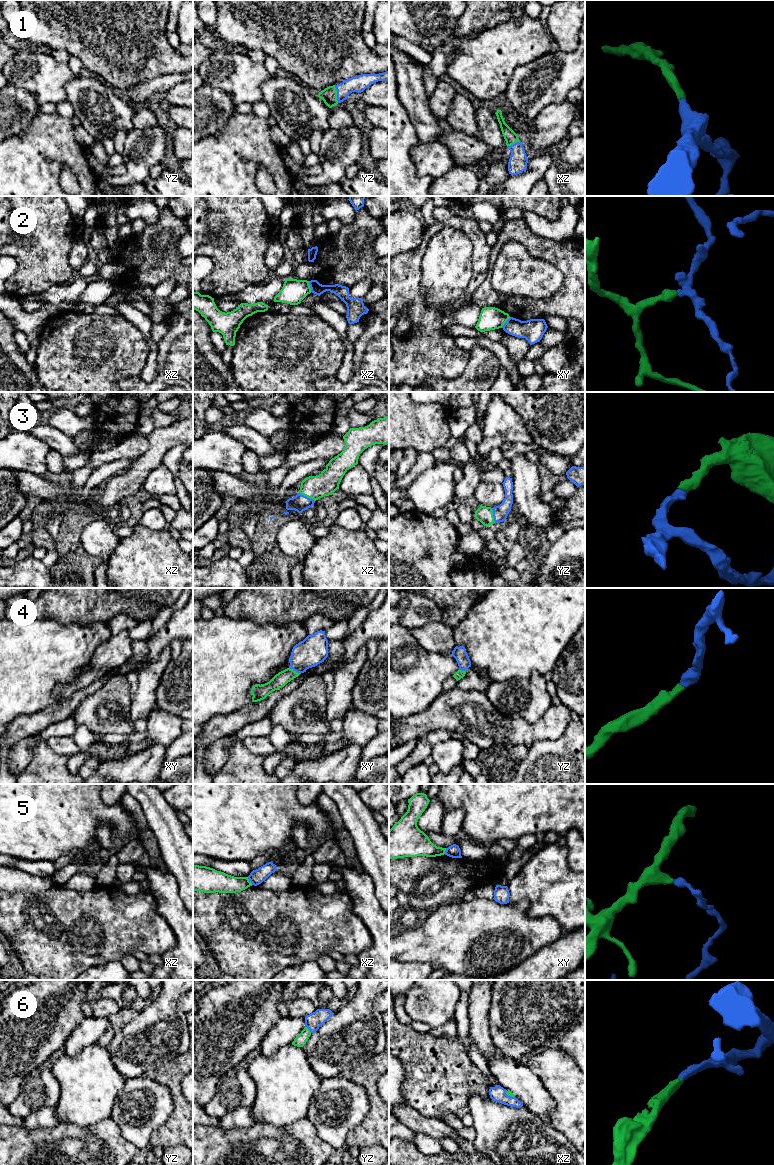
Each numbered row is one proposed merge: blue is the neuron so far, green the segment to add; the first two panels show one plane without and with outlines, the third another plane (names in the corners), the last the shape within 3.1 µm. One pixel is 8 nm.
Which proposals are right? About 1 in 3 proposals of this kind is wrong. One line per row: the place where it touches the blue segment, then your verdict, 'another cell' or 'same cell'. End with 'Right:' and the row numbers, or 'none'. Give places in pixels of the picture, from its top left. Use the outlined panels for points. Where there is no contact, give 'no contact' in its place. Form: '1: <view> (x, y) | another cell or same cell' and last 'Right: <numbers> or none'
1: yz (337, 94) | same cell
2: xz (310, 286) | another cell
3: xz (307, 497) | same cell
4: xy (295, 670) | same cell
5: xz (249, 880) | another cell
6: yz (308, 1028) | same cell
Right: 1, 3, 4, 6

